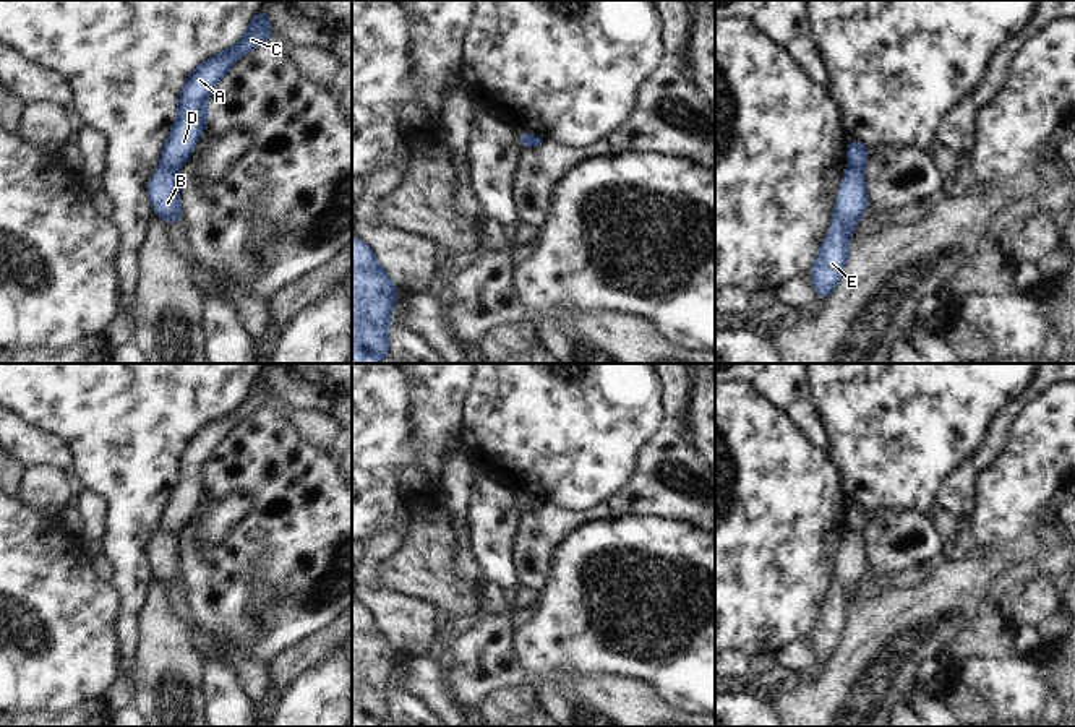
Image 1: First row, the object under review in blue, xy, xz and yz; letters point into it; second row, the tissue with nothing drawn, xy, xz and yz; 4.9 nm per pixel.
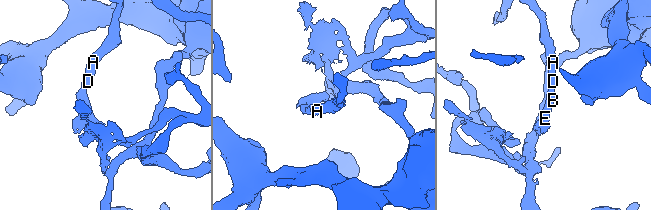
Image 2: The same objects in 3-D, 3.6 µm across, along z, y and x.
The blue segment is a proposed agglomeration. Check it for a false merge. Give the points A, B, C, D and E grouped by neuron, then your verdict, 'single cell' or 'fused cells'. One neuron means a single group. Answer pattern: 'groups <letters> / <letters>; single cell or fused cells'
groups A C D / B E; fused cells

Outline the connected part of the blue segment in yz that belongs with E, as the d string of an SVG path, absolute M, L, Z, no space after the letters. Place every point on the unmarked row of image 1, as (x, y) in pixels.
M848 532L833 571L830 591L809 636L817 660L827 664L848 625L850 600L867 573L866 542L861 532Z

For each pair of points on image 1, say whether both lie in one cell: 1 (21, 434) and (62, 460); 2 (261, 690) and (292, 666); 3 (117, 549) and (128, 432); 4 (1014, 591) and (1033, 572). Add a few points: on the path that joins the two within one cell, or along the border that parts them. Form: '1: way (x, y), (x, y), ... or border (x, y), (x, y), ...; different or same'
1: way (31, 443), (52, 450); same
2: border (265, 666), (271, 692); different
3: way (124, 520), (124, 461); same
4: way (1017, 586), (1028, 575); same

